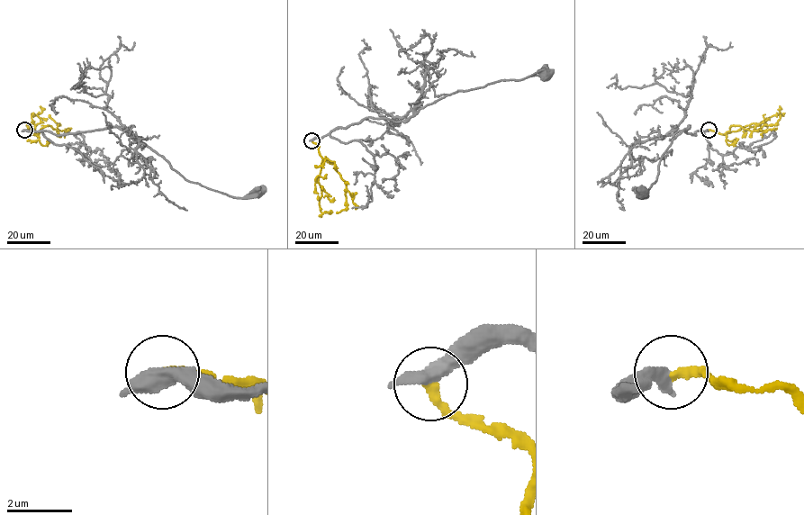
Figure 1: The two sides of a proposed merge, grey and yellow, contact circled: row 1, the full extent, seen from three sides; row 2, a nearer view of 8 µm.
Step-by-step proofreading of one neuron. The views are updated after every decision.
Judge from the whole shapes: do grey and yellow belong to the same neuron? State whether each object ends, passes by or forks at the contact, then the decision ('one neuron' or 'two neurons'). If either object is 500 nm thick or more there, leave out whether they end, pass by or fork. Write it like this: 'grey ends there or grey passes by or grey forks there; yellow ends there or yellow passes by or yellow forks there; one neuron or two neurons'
grey passes by; yellow ends there; one neuron

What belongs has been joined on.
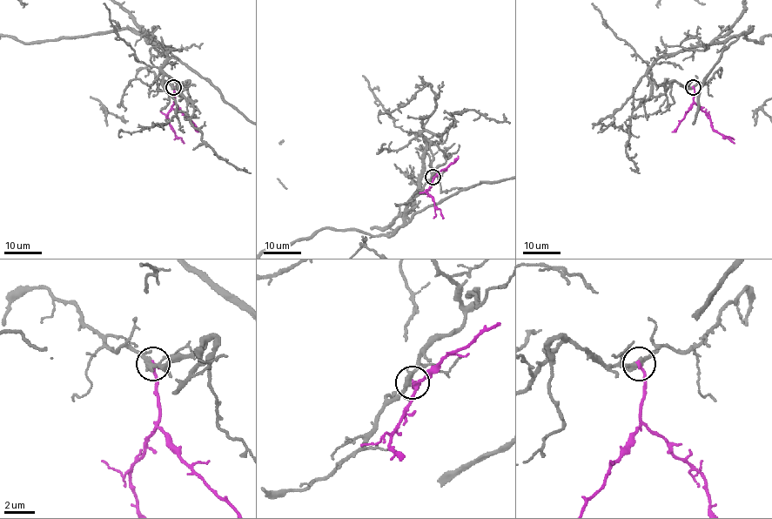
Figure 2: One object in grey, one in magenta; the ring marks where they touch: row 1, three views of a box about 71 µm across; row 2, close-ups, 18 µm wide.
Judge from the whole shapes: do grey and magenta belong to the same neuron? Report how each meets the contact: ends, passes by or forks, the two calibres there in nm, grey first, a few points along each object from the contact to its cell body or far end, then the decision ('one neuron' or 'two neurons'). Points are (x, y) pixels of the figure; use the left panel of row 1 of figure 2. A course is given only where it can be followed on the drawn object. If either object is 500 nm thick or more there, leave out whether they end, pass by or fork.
grey passes by; magenta ends there; 360 nm thick on the grey side, 200 nm on the other; grey runs (172, 87), (187, 82), (182, 97), (164, 72), (163, 50), (147, 37), (252, 122); magenta runs (173, 87), (174, 100), (168, 114), (169, 124), (184, 143); two neurons

